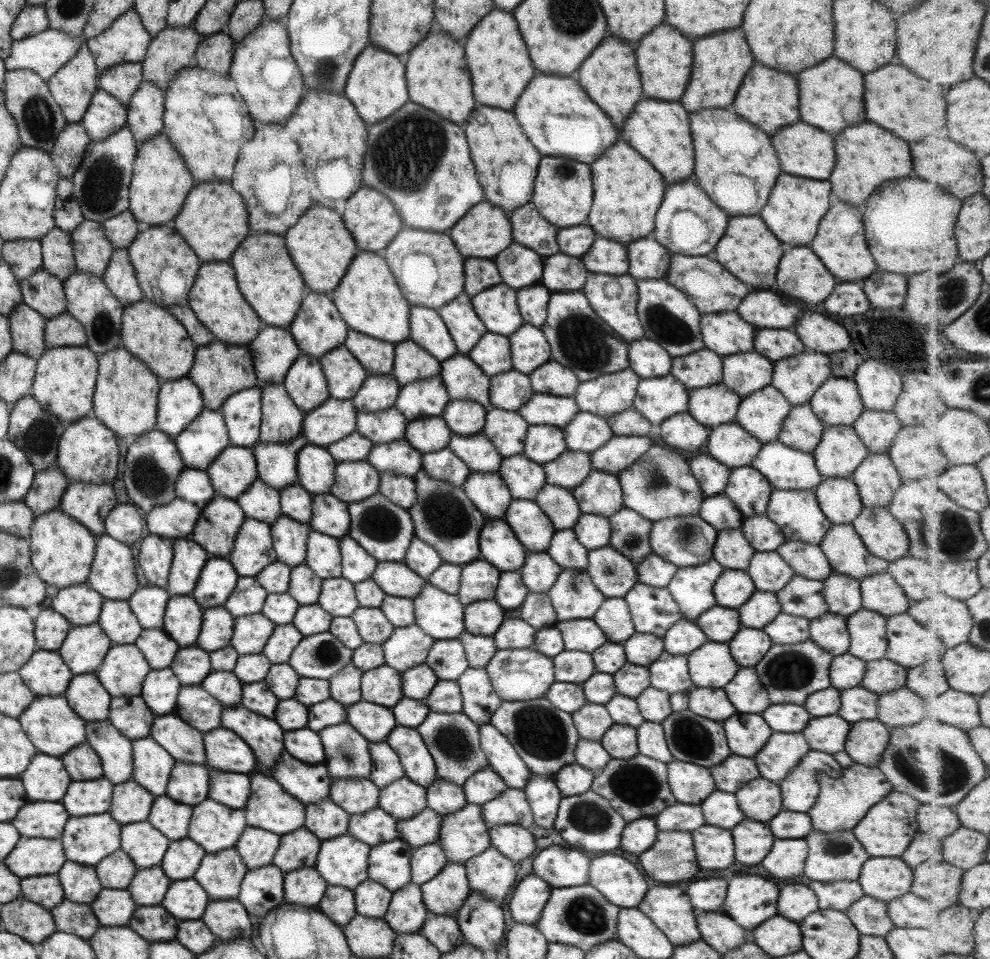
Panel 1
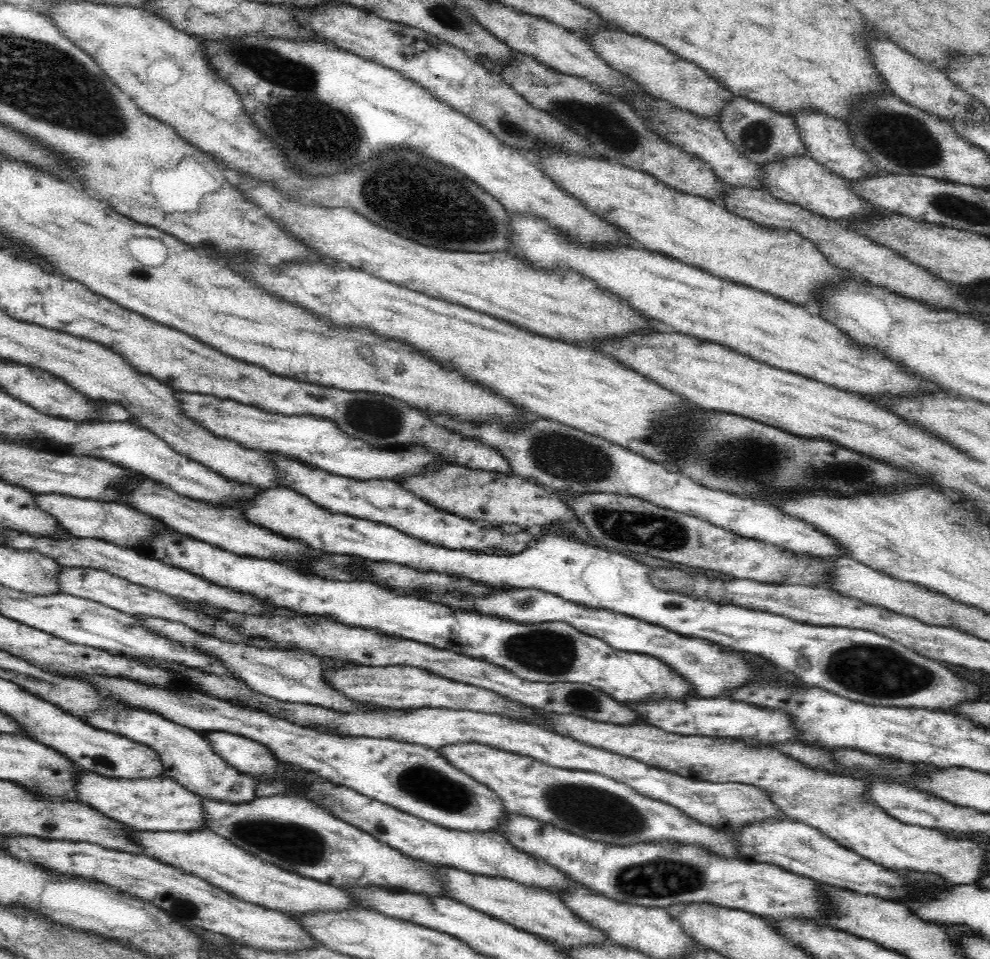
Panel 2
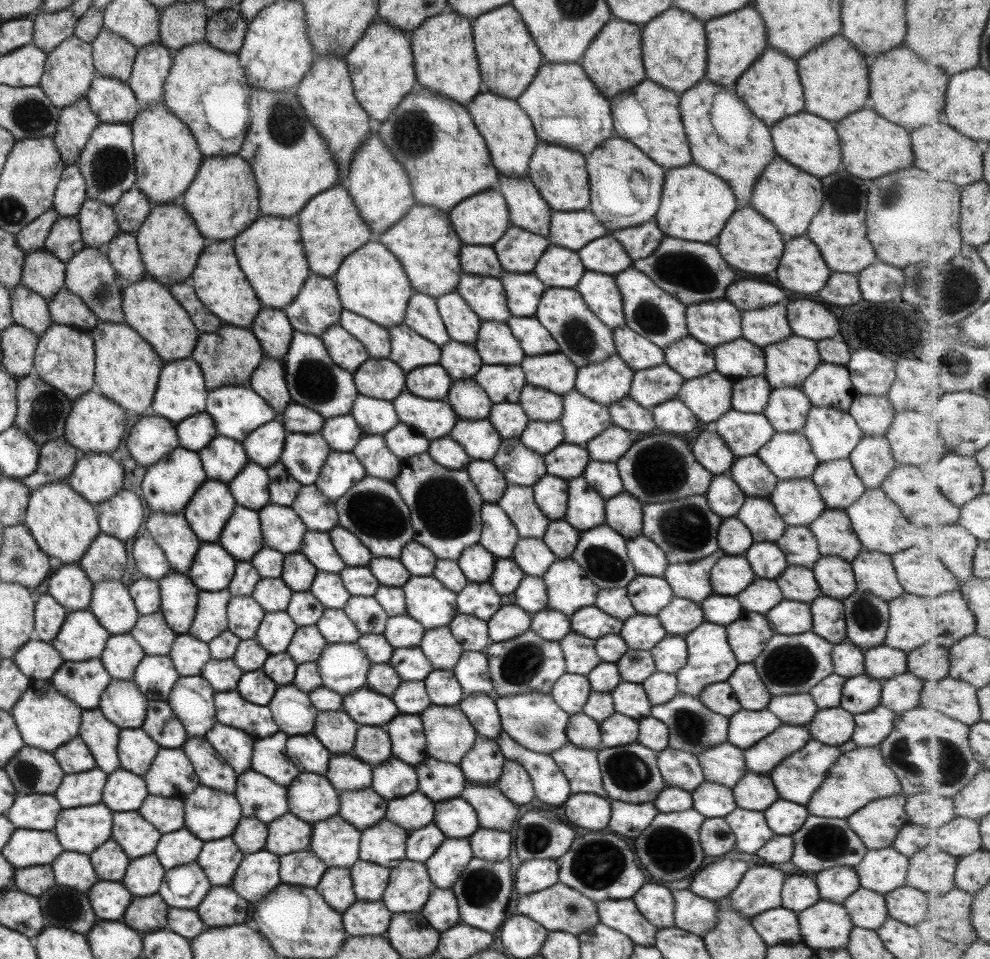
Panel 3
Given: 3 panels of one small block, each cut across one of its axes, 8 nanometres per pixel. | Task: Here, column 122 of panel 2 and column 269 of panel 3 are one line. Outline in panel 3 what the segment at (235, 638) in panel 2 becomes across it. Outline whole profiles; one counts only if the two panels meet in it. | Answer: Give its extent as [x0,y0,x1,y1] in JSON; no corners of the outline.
[250,577,292,612]

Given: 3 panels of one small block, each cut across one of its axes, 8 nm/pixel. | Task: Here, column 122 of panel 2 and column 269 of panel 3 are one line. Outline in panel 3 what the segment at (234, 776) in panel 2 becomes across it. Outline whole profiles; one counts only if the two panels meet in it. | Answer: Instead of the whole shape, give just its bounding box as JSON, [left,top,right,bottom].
[213,690,278,739]

